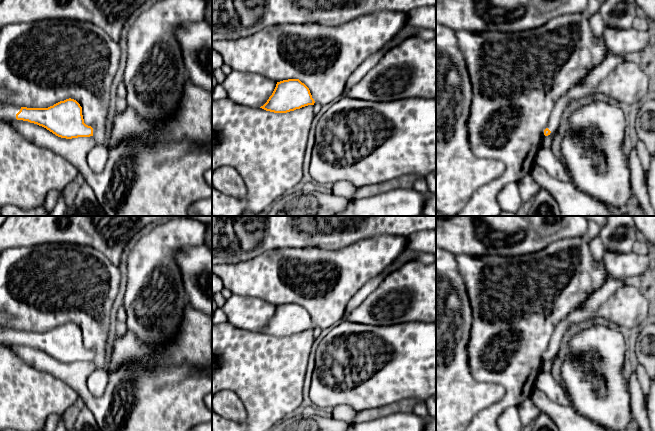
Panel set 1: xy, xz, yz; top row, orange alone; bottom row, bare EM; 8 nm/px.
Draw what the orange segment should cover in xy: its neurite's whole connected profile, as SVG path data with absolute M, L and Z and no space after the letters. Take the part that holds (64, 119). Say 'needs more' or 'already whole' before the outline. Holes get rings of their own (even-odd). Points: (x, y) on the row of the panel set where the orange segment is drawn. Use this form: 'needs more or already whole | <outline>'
needs more | M71 98L48 108L27 108L0 103L0 120L28 121L66 139L93 136L93 128L84 123L82 107Z

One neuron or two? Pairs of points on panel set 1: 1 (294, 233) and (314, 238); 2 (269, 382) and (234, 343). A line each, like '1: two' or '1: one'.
1: one
2: one

